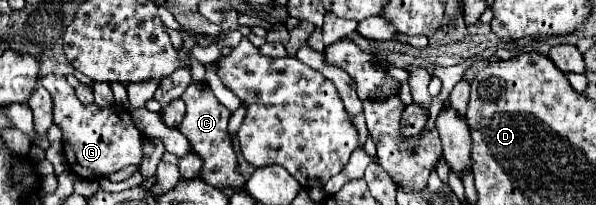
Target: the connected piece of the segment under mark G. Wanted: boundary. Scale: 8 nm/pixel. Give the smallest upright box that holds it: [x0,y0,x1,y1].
[41,73,143,179]

